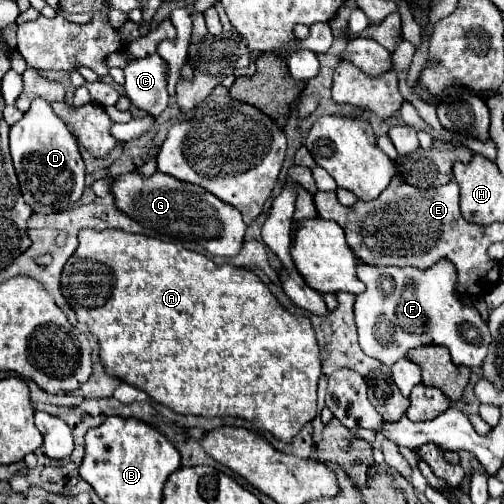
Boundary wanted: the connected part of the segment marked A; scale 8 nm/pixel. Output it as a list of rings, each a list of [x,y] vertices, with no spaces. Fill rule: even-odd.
[[[81,229],[79,231],[79,247],[75,255],[69,259],[69,263],[63,269],[61,275],[61,291],[69,305],[75,309],[77,319],[89,327],[89,331],[99,339],[101,345],[101,359],[105,363],[105,369],[109,375],[143,389],[149,397],[153,397],[157,403],[169,407],[175,413],[181,415],[203,415],[203,417],[243,417],[247,421],[253,421],[259,429],[265,429],[273,433],[277,439],[291,443],[305,423],[315,419],[317,413],[317,381],[321,377],[321,357],[319,357],[319,345],[315,339],[315,331],[307,317],[293,315],[287,309],[281,307],[281,303],[275,299],[275,295],[265,287],[265,283],[247,269],[237,269],[233,265],[215,265],[211,259],[207,259],[201,253],[195,253],[182,245],[174,242],[159,241],[153,237],[133,235],[125,233],[121,229]]]

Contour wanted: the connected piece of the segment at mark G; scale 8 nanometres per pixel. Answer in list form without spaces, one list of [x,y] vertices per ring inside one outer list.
[[[129,171],[111,177],[111,195],[115,199],[115,207],[121,213],[131,215],[131,219],[143,227],[179,241],[199,243],[215,257],[233,257],[243,247],[247,227],[241,213],[199,185],[179,181],[161,171],[155,171],[149,177],[139,171]]]

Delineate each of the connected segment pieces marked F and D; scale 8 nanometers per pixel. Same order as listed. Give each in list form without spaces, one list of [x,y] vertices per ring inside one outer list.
[[[439,261],[435,267],[427,271],[419,271],[415,267],[373,267],[359,263],[357,277],[365,283],[365,293],[355,297],[355,323],[359,331],[359,345],[365,355],[381,361],[383,365],[393,365],[397,359],[405,357],[405,353],[419,345],[443,345],[449,349],[453,363],[469,369],[481,367],[487,347],[491,343],[491,335],[487,323],[473,307],[465,307],[455,295],[457,273],[455,267],[447,261]]]
[[[41,97],[33,99],[25,117],[11,127],[9,143],[23,199],[33,213],[57,213],[81,199],[85,189],[85,165],[77,147],[77,139],[63,119],[53,113],[47,101]]]

